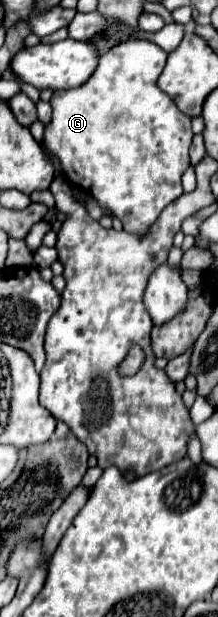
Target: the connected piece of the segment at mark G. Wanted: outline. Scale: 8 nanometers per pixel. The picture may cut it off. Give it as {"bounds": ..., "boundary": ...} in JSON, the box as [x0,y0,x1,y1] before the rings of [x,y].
{"bounds":[43,41,193,237],"boundary":[[[127,41],[111,47],[101,55],[87,85],[53,91],[49,101],[53,115],[43,133],[43,149],[59,159],[67,183],[91,193],[99,203],[107,205],[121,219],[125,231],[139,237],[145,237],[165,205],[183,193],[181,175],[189,167],[189,145],[193,139],[191,119],[157,87],[165,59],[167,53],[149,41]]]}

